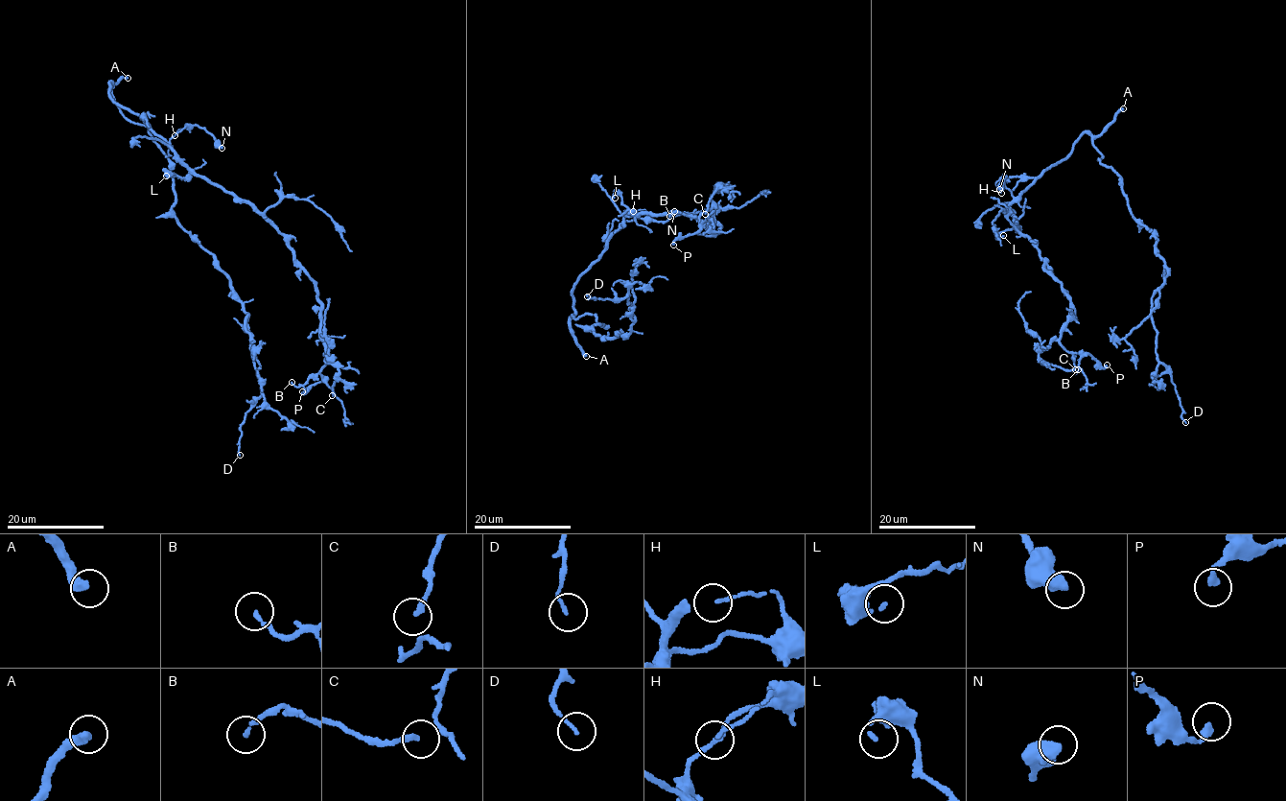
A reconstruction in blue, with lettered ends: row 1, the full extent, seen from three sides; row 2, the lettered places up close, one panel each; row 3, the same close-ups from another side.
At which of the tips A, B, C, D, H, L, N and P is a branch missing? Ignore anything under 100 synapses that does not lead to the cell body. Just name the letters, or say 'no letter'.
A

